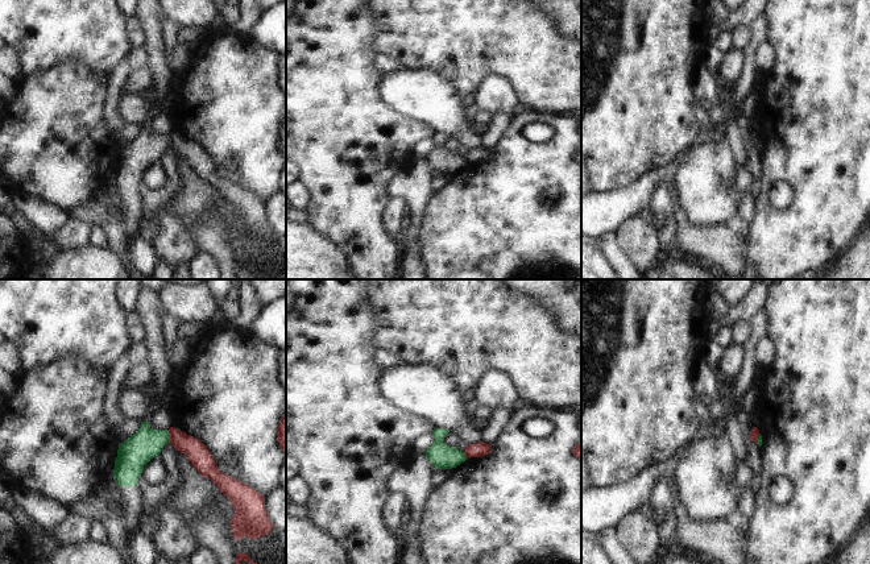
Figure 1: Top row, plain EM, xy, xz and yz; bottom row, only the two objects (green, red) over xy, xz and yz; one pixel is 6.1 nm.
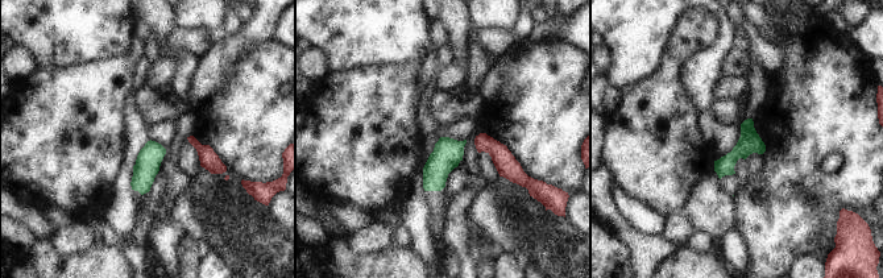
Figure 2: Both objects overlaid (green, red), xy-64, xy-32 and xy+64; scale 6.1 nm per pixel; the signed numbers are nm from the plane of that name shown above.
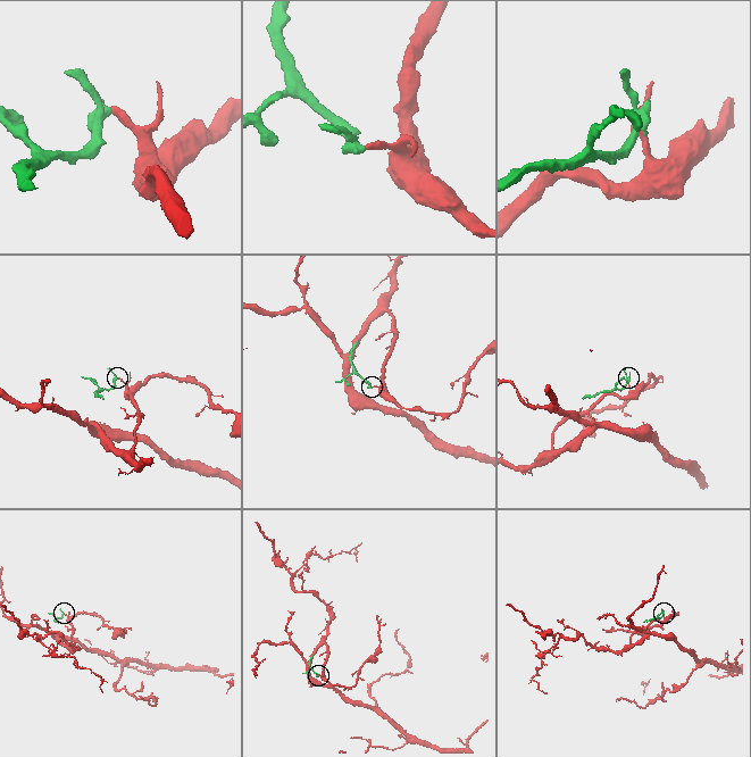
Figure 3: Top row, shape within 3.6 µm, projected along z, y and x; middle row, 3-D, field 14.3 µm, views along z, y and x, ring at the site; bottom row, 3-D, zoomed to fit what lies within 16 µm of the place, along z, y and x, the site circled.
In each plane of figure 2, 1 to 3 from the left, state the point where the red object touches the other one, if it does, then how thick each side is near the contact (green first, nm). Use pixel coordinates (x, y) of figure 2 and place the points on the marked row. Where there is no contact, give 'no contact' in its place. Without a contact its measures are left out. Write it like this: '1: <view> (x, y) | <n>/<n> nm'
1: no contact
2: no contact
3: no contact

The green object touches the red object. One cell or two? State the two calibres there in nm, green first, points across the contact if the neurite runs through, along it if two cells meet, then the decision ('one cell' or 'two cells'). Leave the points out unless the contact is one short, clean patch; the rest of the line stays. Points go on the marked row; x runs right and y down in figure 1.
calibres 190 and 140 nm; border xy (166, 430), (170, 442); two cells

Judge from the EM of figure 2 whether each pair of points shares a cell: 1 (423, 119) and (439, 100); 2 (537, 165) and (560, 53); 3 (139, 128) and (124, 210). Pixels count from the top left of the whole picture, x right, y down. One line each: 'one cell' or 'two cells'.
1: two cells
2: one cell
3: one cell

